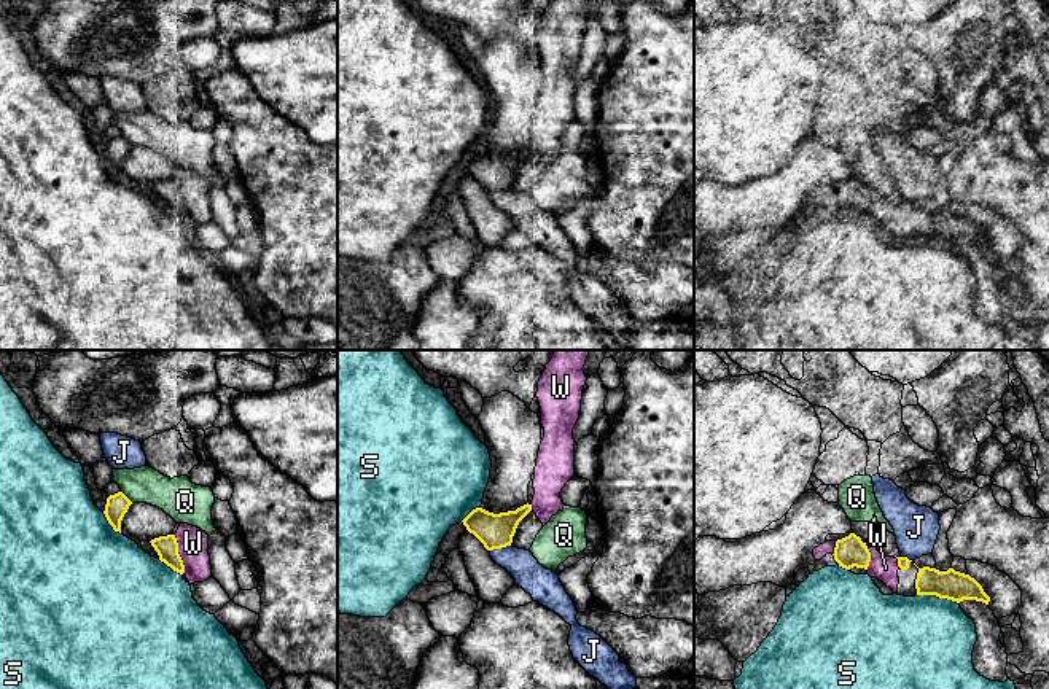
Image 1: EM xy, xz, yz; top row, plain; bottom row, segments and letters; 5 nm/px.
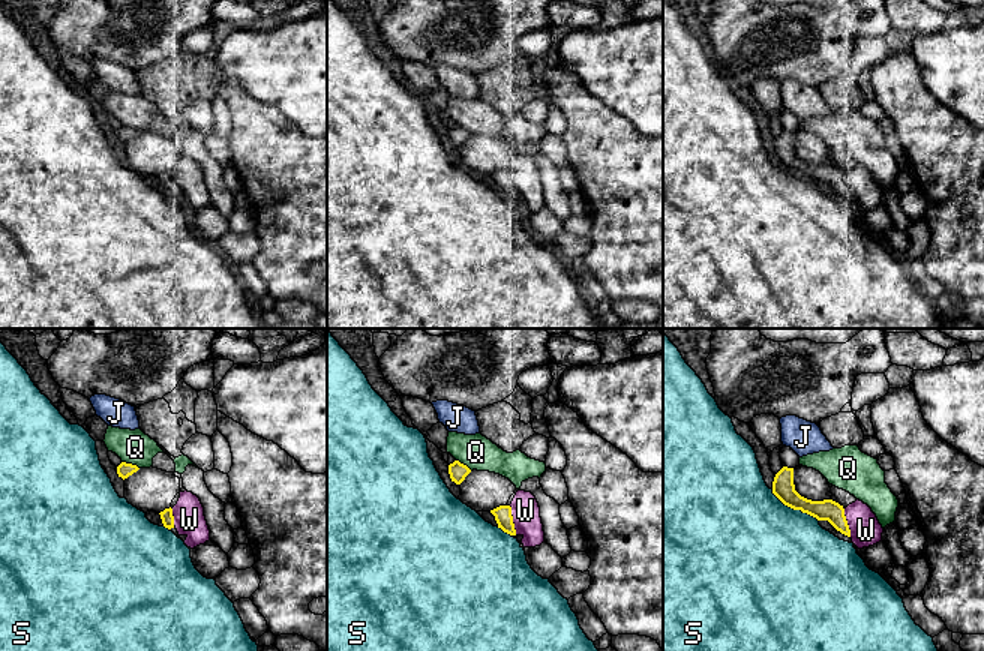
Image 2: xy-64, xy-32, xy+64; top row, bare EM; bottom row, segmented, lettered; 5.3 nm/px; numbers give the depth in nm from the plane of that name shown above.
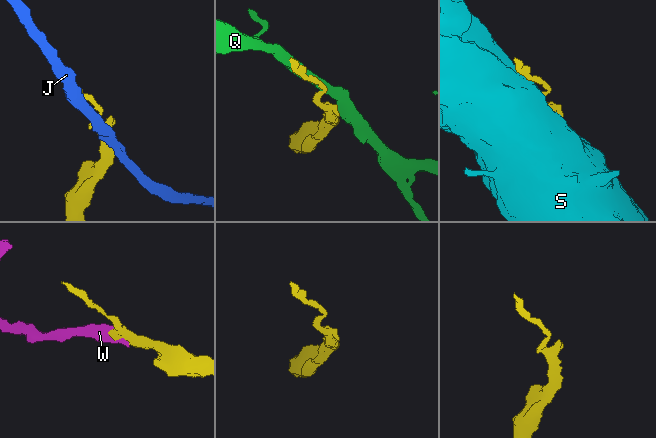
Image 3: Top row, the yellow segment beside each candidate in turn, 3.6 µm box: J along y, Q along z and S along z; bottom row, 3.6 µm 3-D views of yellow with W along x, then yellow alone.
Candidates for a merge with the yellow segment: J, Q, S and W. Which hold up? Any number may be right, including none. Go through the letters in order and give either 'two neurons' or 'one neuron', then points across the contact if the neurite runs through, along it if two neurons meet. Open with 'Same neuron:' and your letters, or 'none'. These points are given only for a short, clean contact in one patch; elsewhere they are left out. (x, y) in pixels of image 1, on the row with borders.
Same neuron: W
J: two neurons; border xz (510, 544), (489, 551)
Q: two neurons
S: two neurons
W: one neuron

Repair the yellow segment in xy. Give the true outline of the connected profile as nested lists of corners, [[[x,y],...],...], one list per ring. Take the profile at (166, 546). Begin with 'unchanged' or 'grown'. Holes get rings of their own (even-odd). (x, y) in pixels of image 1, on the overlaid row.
grown; [[[180,524],[175,535],[150,541],[159,560],[183,574],[189,584],[212,578],[209,535],[197,527]]]

